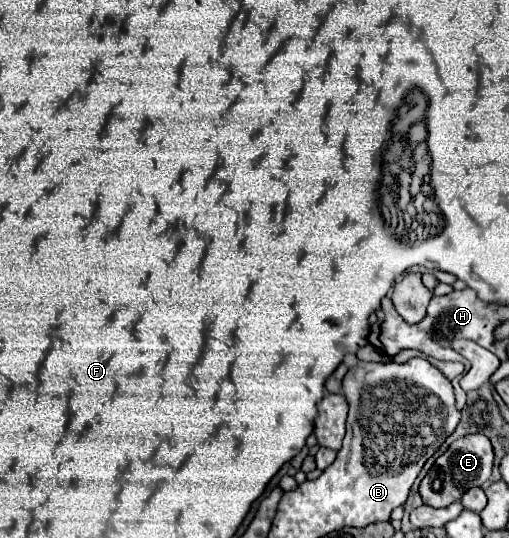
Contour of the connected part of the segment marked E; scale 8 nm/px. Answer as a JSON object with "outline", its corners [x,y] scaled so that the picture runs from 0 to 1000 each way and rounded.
{"outline":[[[949,807],[910,810],[910,814],[894,818],[878,833],[878,840],[855,855],[851,870],[843,874],[843,881],[831,888],[831,896],[823,903],[823,918],[835,937],[843,937],[851,944],[870,944],[870,941],[902,929],[910,922],[910,914],[917,914],[921,907],[949,903],[949,896],[957,896],[965,885],[965,870],[969,870],[965,822],[957,822],[957,814],[949,814]]]}

